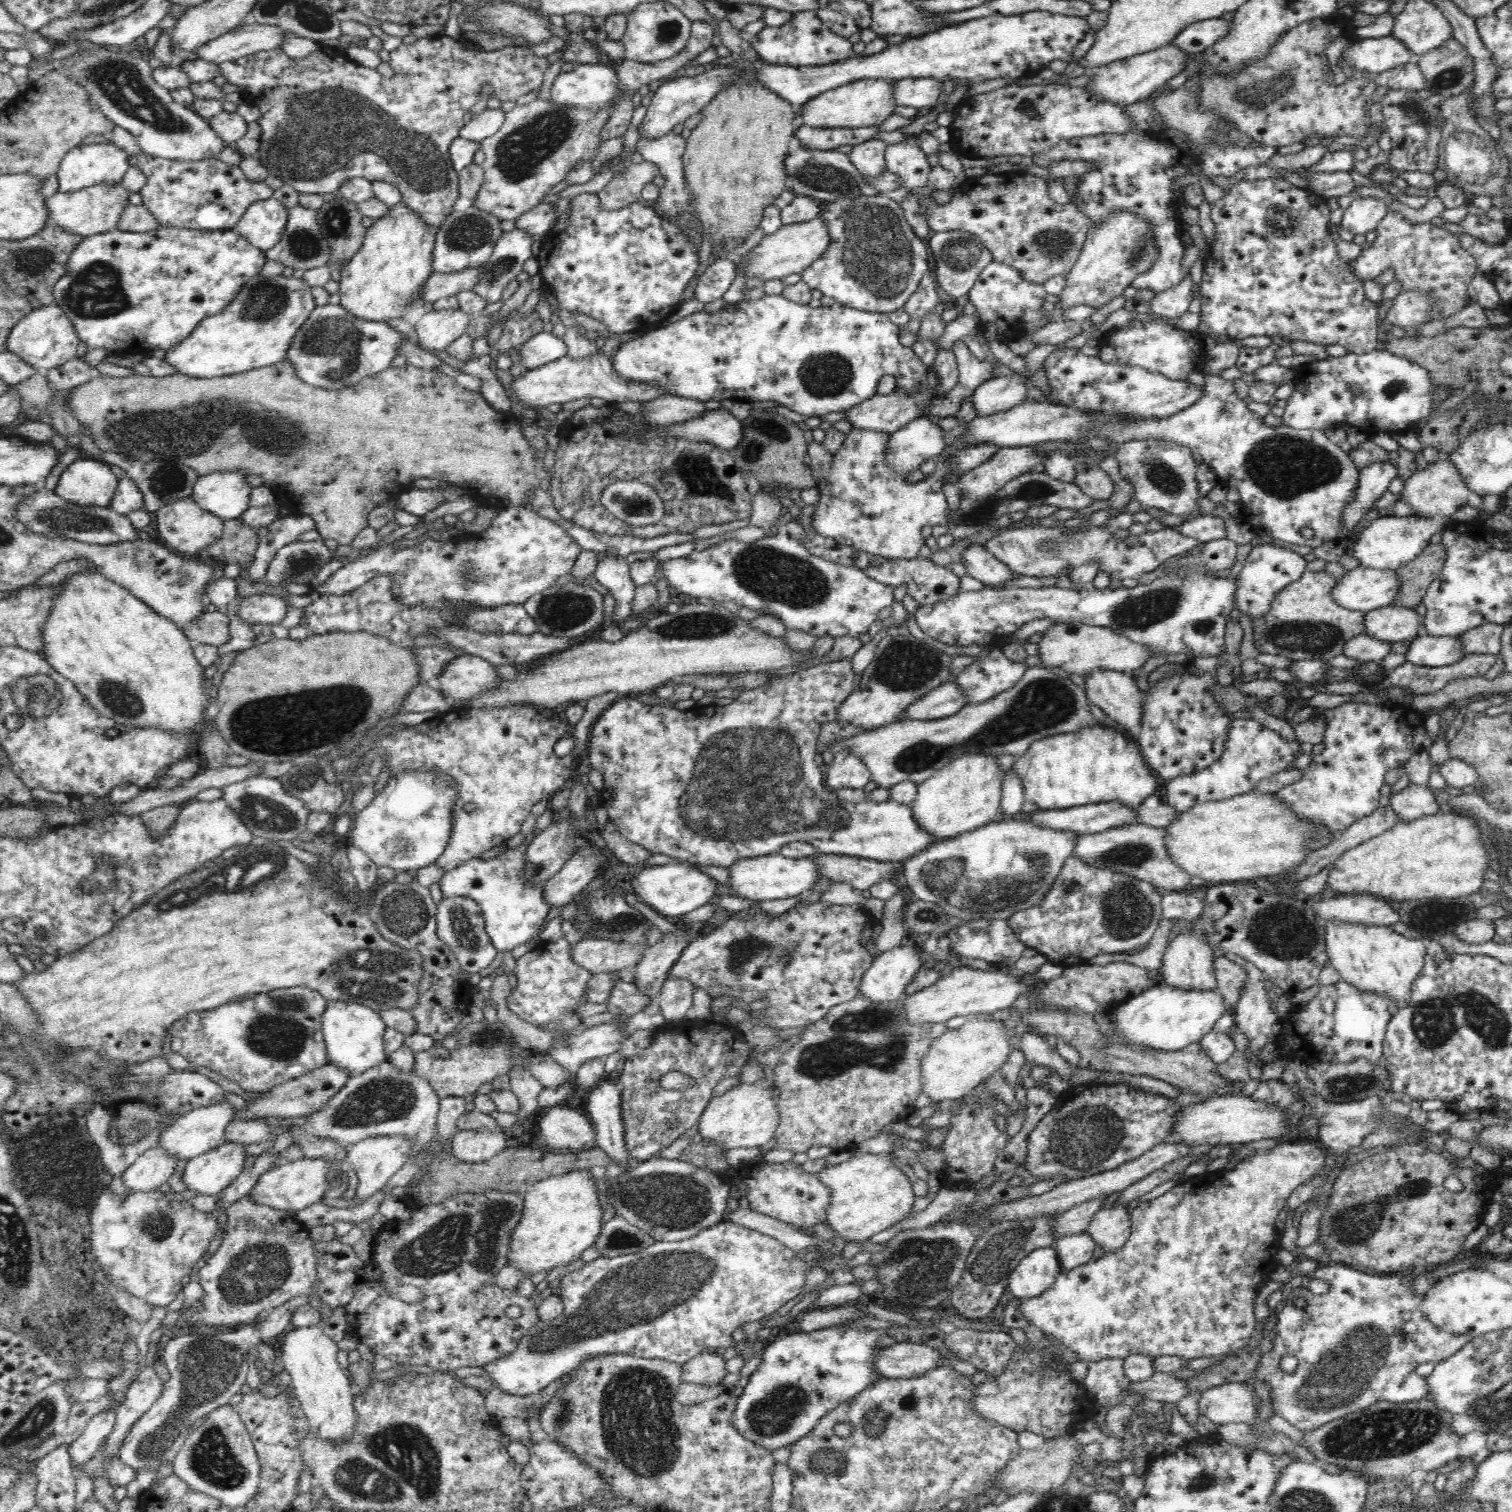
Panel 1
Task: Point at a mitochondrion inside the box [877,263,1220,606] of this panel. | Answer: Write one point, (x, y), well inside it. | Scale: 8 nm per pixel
(974, 516)

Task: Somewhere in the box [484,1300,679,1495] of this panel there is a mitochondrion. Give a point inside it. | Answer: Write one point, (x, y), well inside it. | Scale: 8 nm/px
(563, 1413)

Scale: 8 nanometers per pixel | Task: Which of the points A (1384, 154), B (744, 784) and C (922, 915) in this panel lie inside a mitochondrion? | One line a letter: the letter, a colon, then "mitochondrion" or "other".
A: other
B: mitochondrion
C: mitochondrion

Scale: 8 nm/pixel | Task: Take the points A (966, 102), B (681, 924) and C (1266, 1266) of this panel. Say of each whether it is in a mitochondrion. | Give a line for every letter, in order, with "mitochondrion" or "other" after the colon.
A: other
B: other
C: other

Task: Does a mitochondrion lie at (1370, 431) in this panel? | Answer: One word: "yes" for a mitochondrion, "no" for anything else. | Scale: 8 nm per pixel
no

